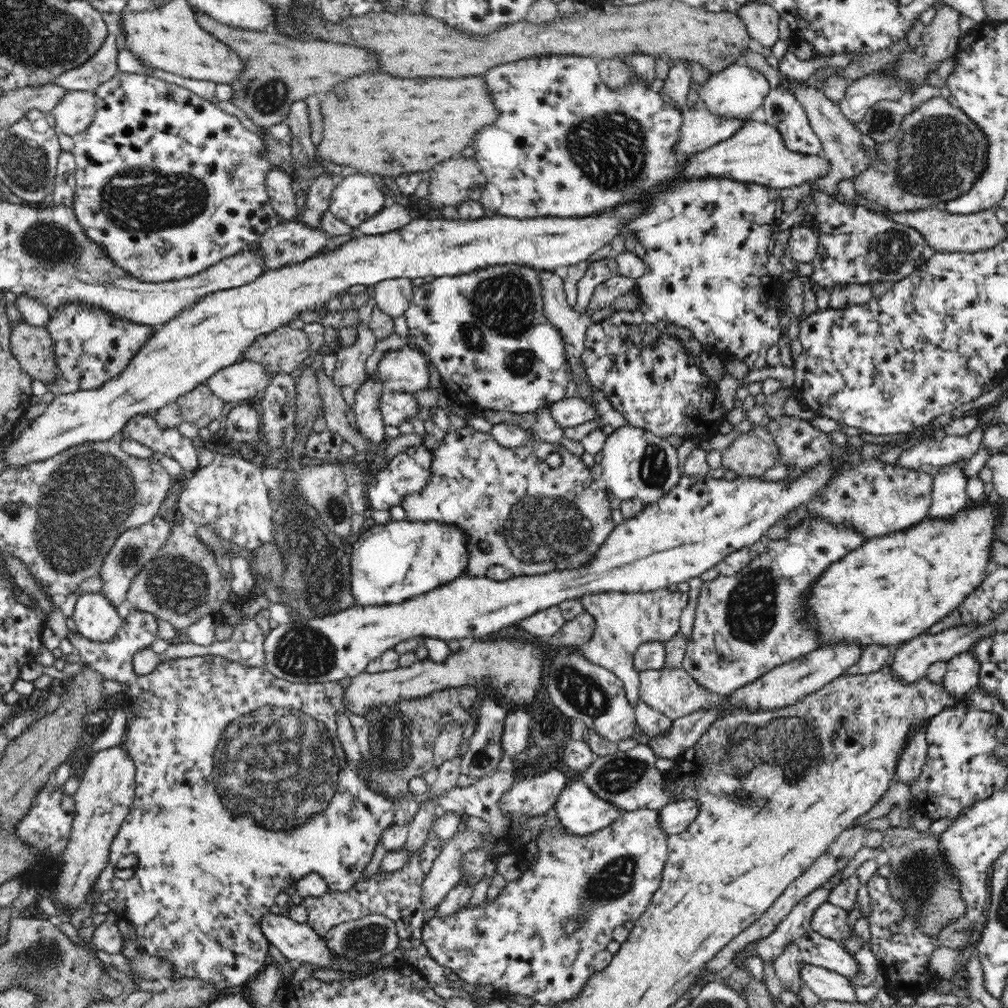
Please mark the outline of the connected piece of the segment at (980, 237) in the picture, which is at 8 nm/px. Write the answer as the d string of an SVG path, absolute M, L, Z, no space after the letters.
M862 195L856 196L856 203L864 208L874 211L886 219L892 219L894 223L914 228L924 238L926 246L934 248L936 252L967 252L973 253L982 249L992 248L1004 239L1006 231L1002 223L996 218L995 210L985 210L973 215L959 215L937 209L936 206L928 208L918 208L904 212L894 212L885 208L881 204L868 200Z

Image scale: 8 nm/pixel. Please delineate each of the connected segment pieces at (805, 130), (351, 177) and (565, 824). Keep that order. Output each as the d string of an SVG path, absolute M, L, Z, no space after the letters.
M773 85L763 102L766 123L782 133L794 152L822 155L822 143L812 131L802 103L784 85Z
M348 172L338 180L332 191L329 211L344 224L359 227L385 207L381 187L378 177L363 172Z
M582 780L569 782L556 798L556 822L572 835L590 835L612 824L621 812L594 795Z

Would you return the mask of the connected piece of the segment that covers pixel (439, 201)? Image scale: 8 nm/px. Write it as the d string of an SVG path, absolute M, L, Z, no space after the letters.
M474 157L446 160L429 170L430 191L427 196L432 208L446 204L456 207L462 200L479 201L486 190L486 177Z

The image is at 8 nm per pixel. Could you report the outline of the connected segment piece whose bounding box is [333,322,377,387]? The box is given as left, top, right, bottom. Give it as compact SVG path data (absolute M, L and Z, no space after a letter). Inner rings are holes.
M359 322L356 327L358 336L355 344L342 348L336 355L337 362L336 370L334 370L333 383L338 387L349 386L349 384L359 385L367 379L366 362L368 358L374 354L377 339L368 322Z

